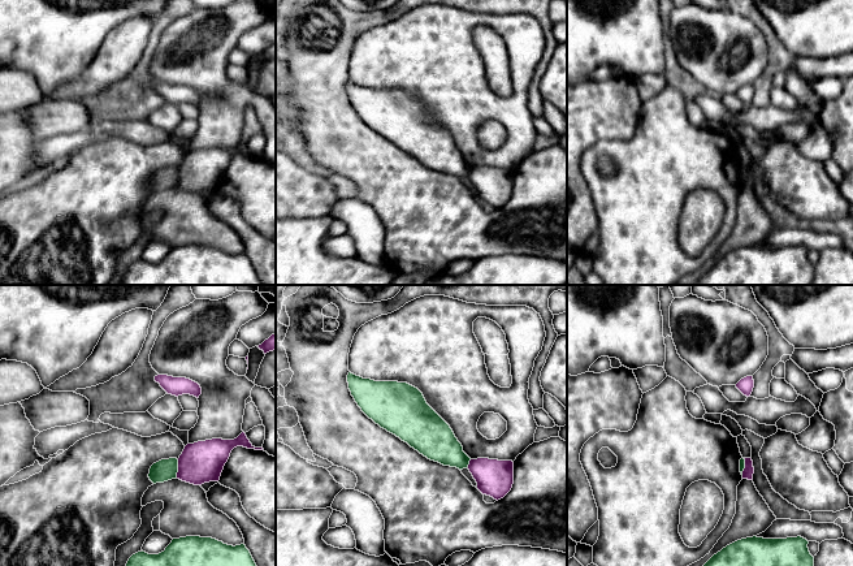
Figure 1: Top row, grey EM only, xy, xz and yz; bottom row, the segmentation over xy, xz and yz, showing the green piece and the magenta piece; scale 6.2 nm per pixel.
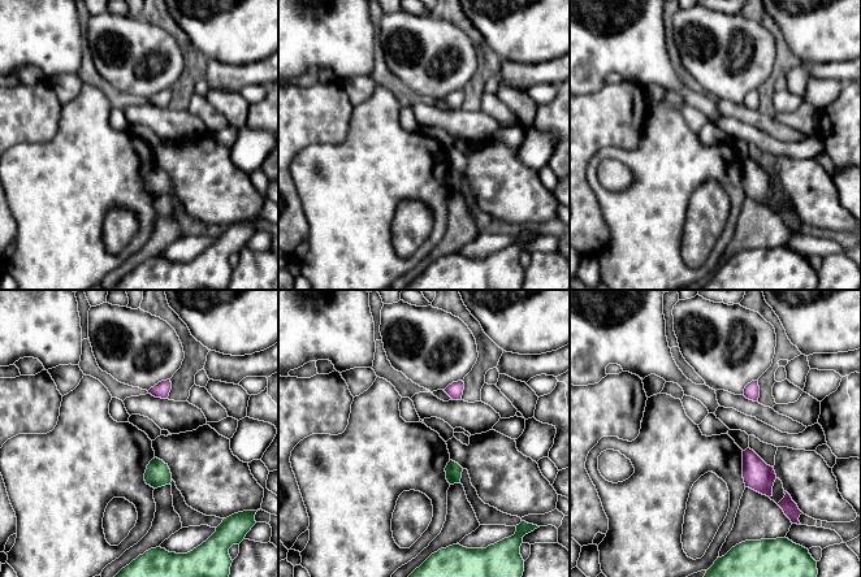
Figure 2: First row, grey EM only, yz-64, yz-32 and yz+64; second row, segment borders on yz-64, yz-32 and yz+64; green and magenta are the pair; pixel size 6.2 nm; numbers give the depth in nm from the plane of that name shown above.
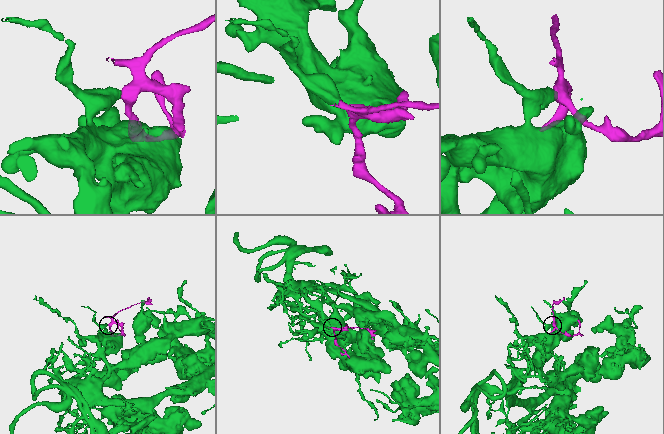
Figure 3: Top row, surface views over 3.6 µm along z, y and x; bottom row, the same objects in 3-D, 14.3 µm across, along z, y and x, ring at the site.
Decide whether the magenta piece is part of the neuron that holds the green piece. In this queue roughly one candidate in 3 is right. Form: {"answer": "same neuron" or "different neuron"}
{"answer": "different neuron"}

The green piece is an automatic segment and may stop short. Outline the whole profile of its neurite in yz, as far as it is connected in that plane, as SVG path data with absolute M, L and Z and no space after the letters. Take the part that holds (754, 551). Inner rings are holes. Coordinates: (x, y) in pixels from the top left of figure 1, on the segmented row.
M801 536L746 537L723 548L703 566L814 566L807 544Z

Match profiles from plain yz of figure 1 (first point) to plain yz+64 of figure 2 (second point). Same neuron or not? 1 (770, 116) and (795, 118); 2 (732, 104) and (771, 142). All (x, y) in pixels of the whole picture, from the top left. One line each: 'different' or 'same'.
1: same
2: different

